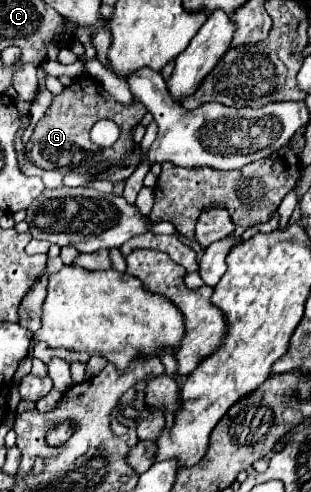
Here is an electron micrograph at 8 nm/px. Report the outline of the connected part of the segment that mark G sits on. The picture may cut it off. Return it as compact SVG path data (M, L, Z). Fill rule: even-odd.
M79 76L79 78L73 78L71 84L59 96L53 96L53 102L47 108L45 116L33 128L33 134L27 142L27 156L35 166L43 170L57 170L63 176L69 172L85 172L95 176L97 172L107 170L109 166L119 162L121 156L133 150L129 132L133 130L135 124L139 124L141 118L143 118L143 106L137 98L133 98L133 102L125 106L117 102L109 92L105 92L99 80L91 76ZM103 118L113 120L121 128L119 140L109 148L97 146L89 138L93 124Z

